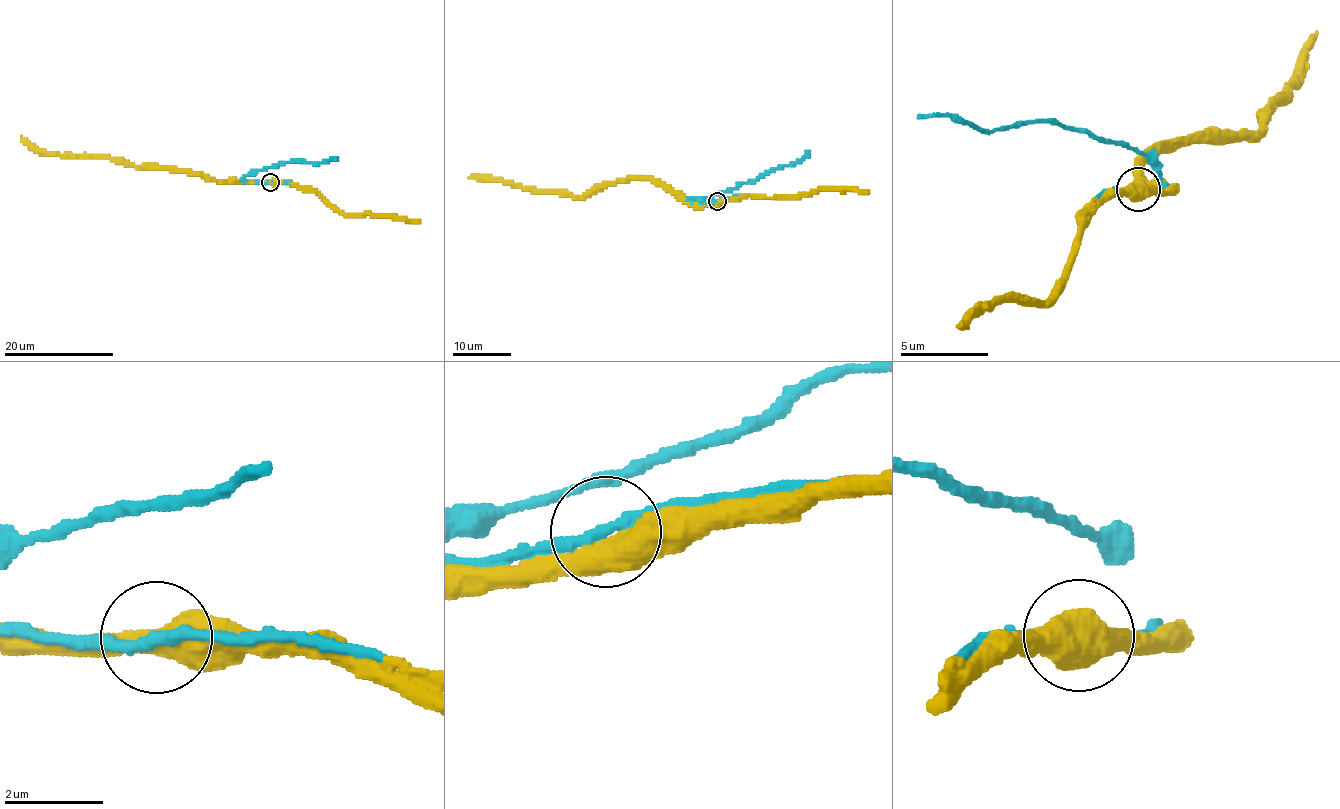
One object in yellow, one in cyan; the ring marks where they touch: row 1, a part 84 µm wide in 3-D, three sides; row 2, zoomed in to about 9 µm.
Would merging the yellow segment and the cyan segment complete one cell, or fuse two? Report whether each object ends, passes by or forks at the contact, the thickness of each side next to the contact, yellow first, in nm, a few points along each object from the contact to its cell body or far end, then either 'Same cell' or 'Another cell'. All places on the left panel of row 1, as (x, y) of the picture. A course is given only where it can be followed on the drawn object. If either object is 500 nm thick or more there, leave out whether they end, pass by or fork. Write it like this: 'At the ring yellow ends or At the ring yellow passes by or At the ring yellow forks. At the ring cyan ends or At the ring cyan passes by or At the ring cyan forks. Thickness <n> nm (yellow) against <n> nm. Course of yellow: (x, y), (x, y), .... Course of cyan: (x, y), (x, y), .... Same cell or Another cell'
Thickness 500 nm (yellow) against 240 nm. Course of yellow: (270, 181), (221, 182), (206, 176), (127, 165), (104, 157), (38, 153), (21, 136). Course of cyan: (270, 181), (243, 178), (263, 168), (286, 161), (313, 163), (335, 158). Same cell

